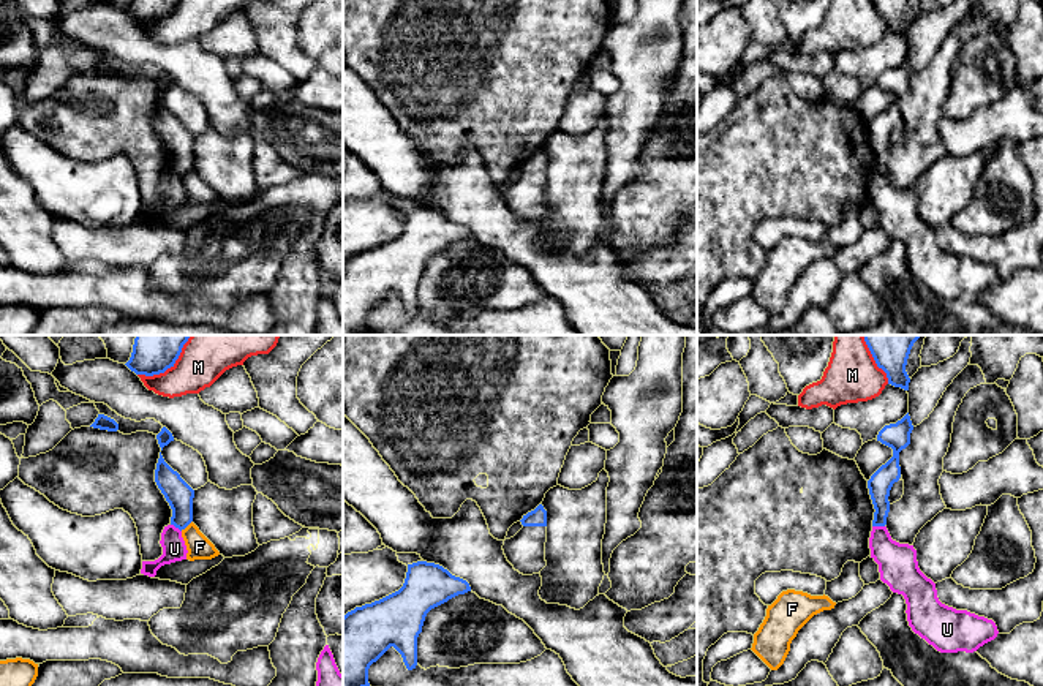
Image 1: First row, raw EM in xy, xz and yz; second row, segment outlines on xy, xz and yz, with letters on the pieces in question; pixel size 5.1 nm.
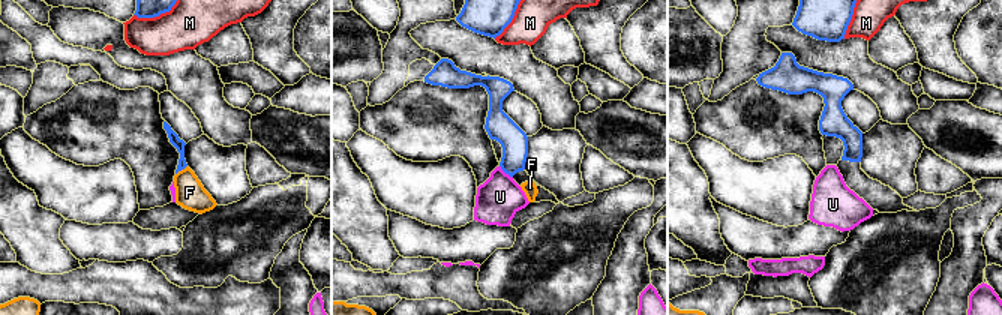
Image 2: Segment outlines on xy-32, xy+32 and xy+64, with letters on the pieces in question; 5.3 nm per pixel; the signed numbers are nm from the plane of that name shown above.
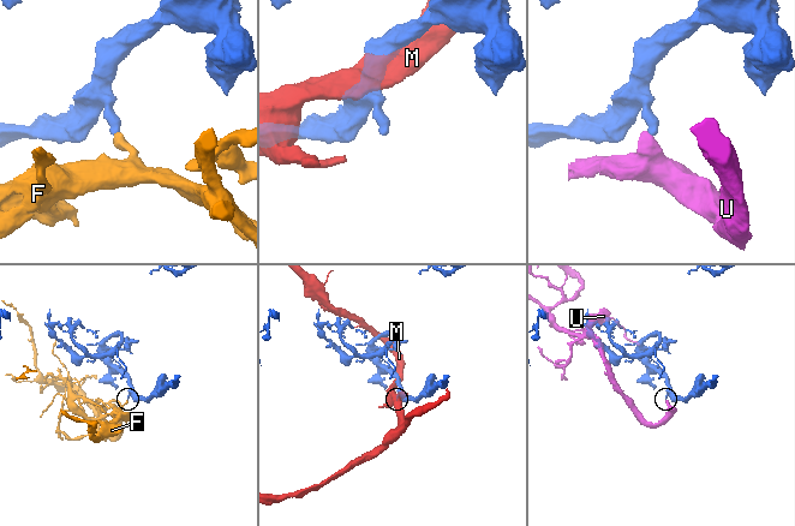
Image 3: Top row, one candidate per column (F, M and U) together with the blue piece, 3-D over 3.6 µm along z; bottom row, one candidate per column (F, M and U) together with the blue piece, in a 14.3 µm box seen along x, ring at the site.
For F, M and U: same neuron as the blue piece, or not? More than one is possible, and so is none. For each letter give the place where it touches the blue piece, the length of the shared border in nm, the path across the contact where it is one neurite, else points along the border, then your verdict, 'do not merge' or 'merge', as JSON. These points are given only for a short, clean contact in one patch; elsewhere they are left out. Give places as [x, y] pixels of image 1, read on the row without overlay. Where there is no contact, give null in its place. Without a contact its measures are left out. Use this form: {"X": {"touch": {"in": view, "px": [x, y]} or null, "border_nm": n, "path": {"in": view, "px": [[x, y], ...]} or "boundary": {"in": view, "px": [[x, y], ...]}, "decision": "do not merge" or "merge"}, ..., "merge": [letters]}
{"F": {"touch": {"in": "xy", "px": [185, 173]}, "border_nm": 80, "boundary": {"in": "xy", "px": [[192, 166], [180, 176]]}, "decision": "do not merge"}, "M": {"touch": {"in": "xy", "px": [160, 18]}, "border_nm": 240, "decision": "do not merge"}, "U": {"touch": {"in": "yz", "px": [879, 171]}, "border_nm": 60, "boundary": {"in": "yz", "px": [[873, 171], [884, 173]]}, "decision": "do not merge"}, "merge": []}

